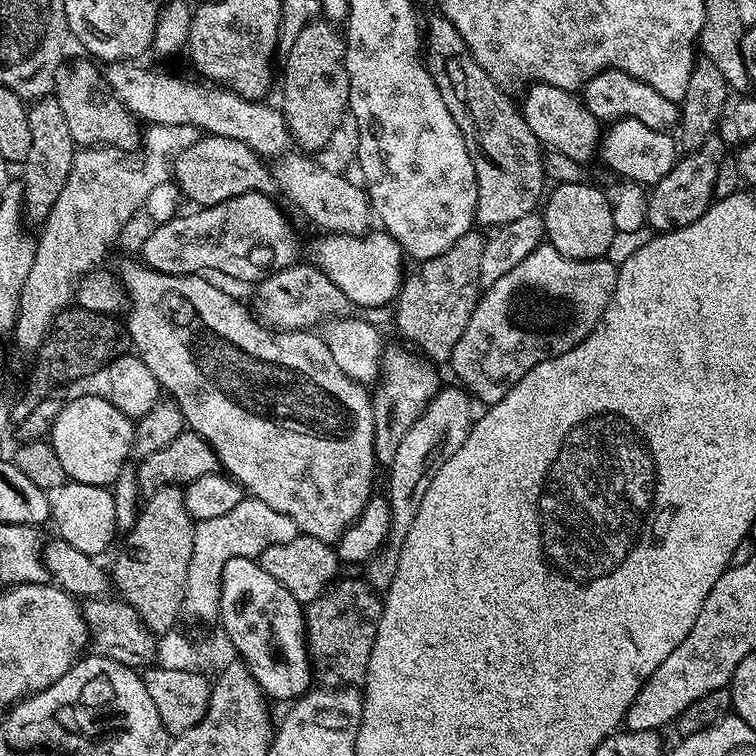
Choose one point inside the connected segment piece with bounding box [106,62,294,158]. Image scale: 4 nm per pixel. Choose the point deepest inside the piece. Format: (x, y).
(148, 95)

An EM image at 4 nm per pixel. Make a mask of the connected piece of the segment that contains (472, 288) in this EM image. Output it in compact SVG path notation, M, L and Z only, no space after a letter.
M470 230L442 254L423 261L417 272L409 271L394 301L396 328L412 344L421 348L429 361L451 361L452 351L462 338L462 330L470 322L472 312L482 295L480 271L485 233Z

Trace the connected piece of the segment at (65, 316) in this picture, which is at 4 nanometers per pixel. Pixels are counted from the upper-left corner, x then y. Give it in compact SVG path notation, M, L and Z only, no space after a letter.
M69 306L63 312L59 312L47 335L47 339L50 341L50 350L54 354L54 375L57 386L66 386L66 384L74 383L75 380L84 380L87 376L94 375L99 368L100 371L107 369L117 356L127 353L130 348L127 331L122 330L121 325L119 328L115 319L94 314L91 307L88 306L76 307Z

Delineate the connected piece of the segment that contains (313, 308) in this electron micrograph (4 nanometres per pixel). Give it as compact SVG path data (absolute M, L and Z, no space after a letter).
M297 262L255 287L253 313L261 323L279 331L305 331L349 311L348 299L324 271L310 262Z

